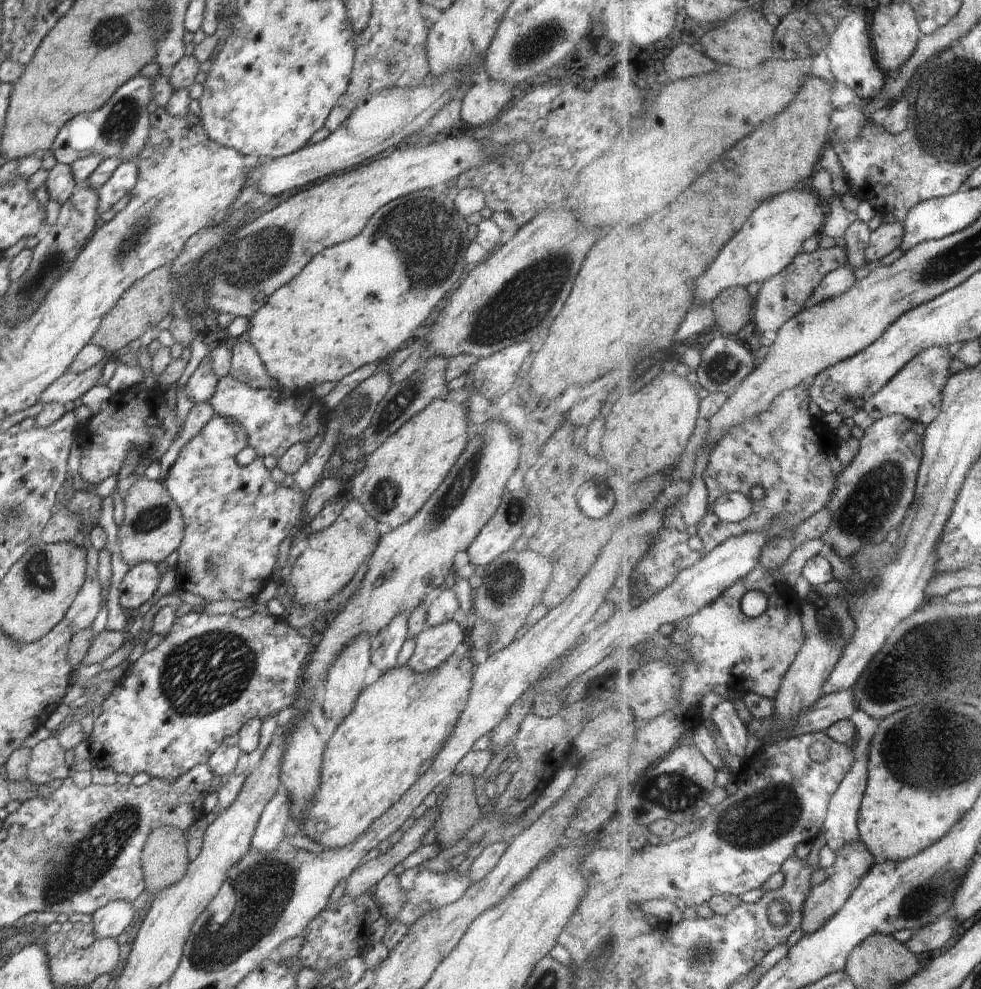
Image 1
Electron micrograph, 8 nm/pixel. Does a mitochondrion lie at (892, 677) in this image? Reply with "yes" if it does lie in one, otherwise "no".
yes

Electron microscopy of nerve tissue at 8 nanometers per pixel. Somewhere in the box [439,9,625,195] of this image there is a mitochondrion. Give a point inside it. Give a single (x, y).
(528, 52)

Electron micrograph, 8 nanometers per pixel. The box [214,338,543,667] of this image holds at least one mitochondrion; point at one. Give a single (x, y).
(459, 487)

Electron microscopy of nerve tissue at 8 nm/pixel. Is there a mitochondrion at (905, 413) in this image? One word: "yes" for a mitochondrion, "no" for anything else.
no

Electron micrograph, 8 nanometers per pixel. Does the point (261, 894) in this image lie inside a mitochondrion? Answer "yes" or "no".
yes

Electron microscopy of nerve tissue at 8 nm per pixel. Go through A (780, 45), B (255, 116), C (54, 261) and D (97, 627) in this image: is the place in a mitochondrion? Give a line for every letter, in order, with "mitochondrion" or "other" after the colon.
A: other
B: mitochondrion
C: mitochondrion
D: other

